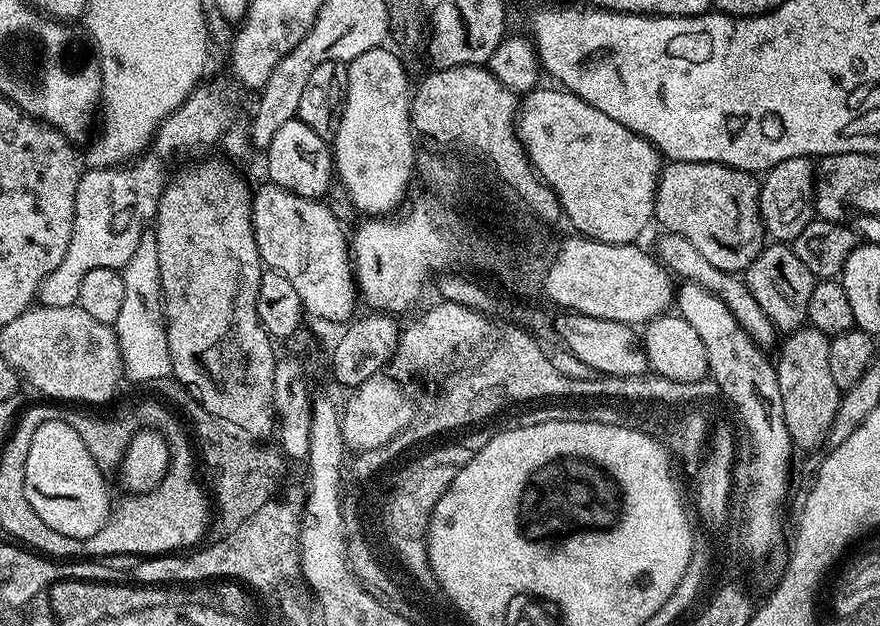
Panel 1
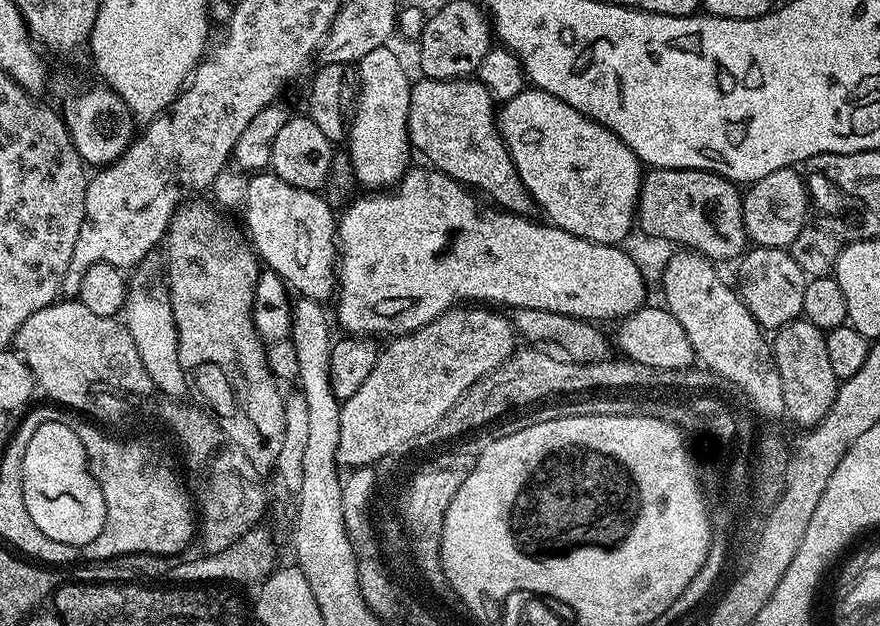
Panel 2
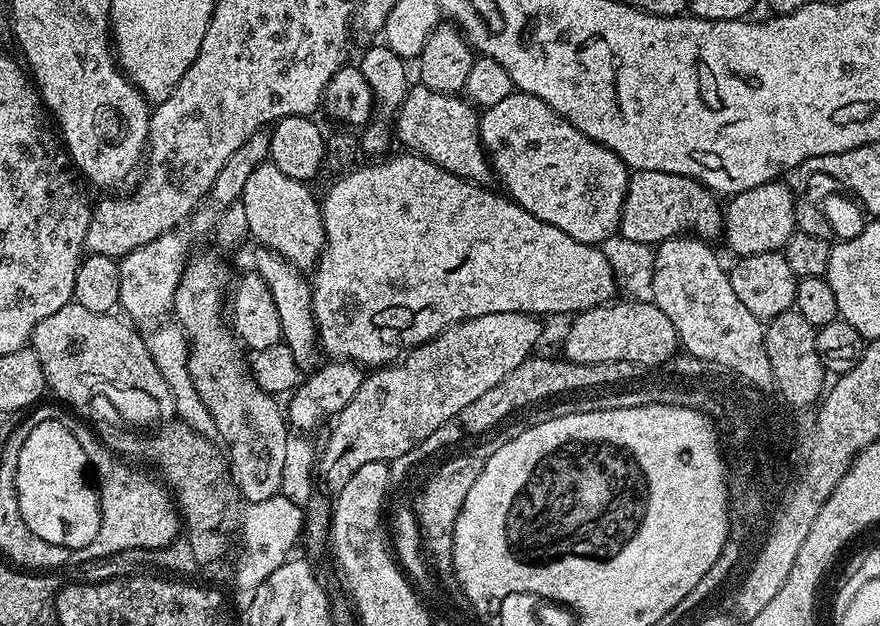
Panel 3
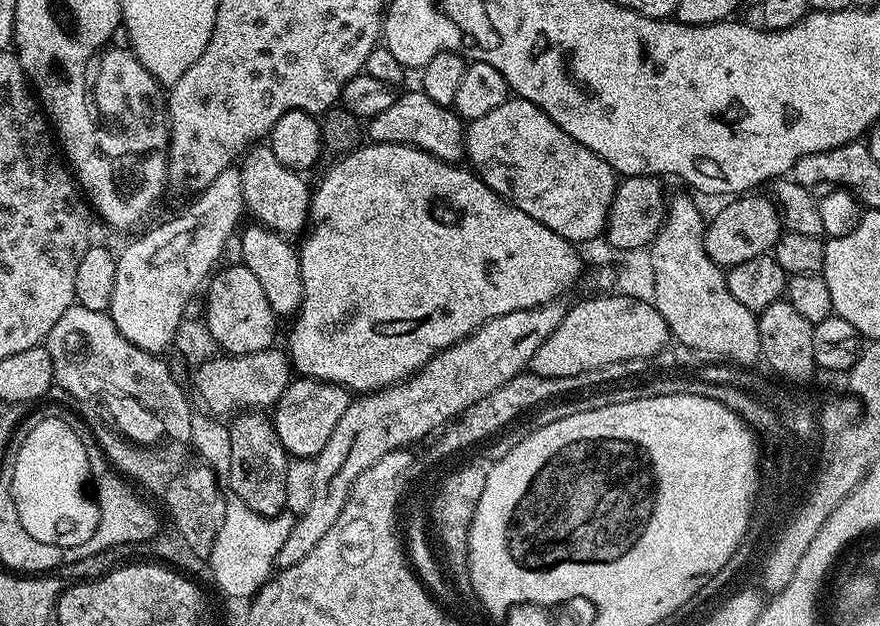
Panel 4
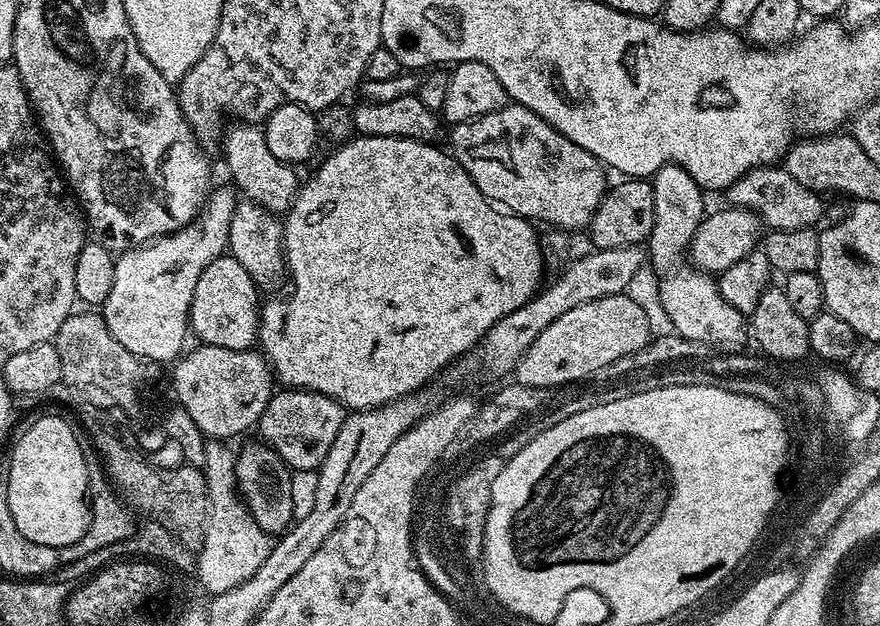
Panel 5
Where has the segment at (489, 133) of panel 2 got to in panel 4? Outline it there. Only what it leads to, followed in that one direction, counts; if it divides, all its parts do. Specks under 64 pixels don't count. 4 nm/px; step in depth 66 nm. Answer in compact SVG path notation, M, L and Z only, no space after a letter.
M423 90L401 91L390 110L382 110L382 114L374 114L374 118L366 122L366 136L371 143L408 144L411 148L420 148L448 164L465 159L465 131L465 125L452 108L443 108L438 106L438 102L430 102Z

